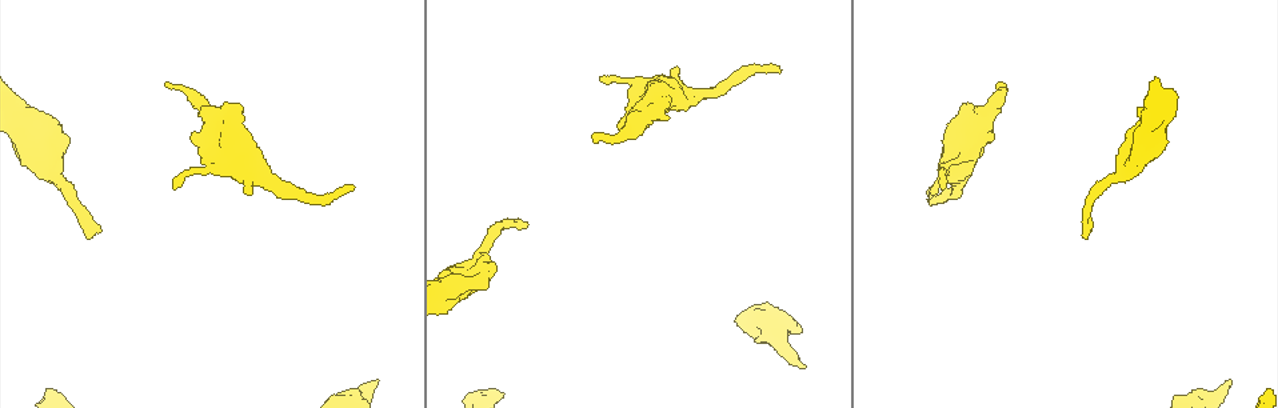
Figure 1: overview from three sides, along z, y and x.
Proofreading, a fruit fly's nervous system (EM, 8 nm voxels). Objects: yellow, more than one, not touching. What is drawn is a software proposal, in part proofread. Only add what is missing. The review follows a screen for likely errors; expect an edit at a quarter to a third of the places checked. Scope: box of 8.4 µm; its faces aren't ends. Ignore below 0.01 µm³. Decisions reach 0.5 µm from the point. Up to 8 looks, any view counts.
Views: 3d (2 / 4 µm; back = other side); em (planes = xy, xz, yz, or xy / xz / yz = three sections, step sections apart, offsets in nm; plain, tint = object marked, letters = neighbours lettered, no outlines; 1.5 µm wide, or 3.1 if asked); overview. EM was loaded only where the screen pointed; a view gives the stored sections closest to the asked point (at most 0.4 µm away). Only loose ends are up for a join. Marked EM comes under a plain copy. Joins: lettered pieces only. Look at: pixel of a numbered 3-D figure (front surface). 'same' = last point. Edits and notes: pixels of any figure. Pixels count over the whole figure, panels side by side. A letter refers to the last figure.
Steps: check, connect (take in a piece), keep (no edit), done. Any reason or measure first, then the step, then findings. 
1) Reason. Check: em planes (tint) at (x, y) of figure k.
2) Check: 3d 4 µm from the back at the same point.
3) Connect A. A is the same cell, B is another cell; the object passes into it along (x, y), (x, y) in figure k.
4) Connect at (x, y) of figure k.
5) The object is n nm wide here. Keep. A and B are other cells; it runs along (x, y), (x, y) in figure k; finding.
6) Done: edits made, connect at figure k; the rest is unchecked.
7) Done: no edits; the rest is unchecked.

Branch stops here. Check: 3d 2 µm at (527, 222) of figure 1.

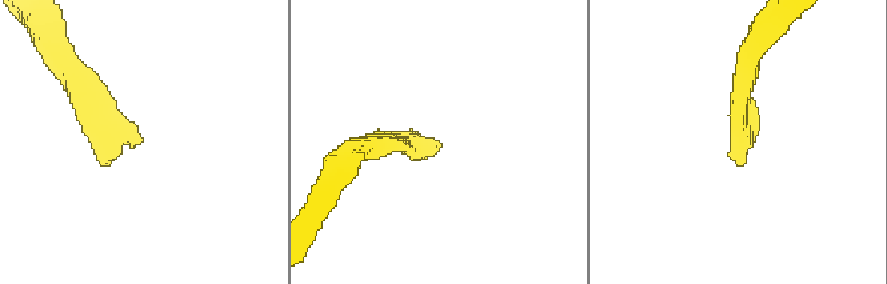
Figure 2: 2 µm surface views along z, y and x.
Check: em planes (letters) at (738, 127) of figure 2.

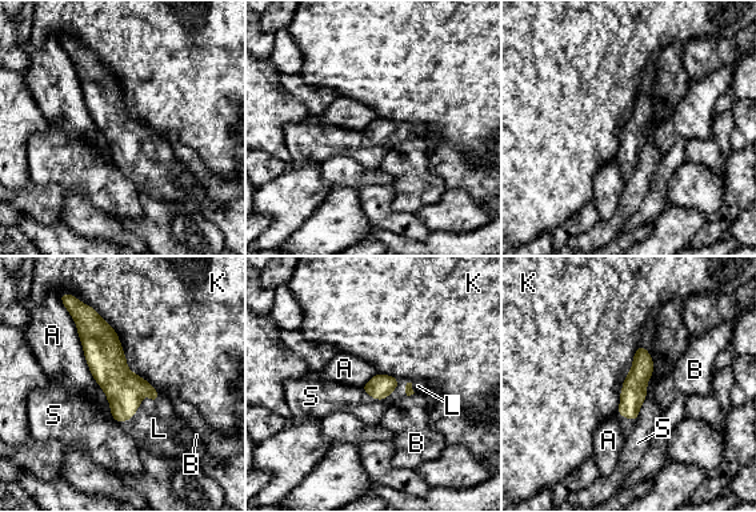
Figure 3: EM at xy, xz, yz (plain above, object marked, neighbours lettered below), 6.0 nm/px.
The longest contact is with K, 800 nm. Connect L. L is the same cell, A, B, K and S are other cells; the cell continues.

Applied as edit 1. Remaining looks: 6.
Check: overview.

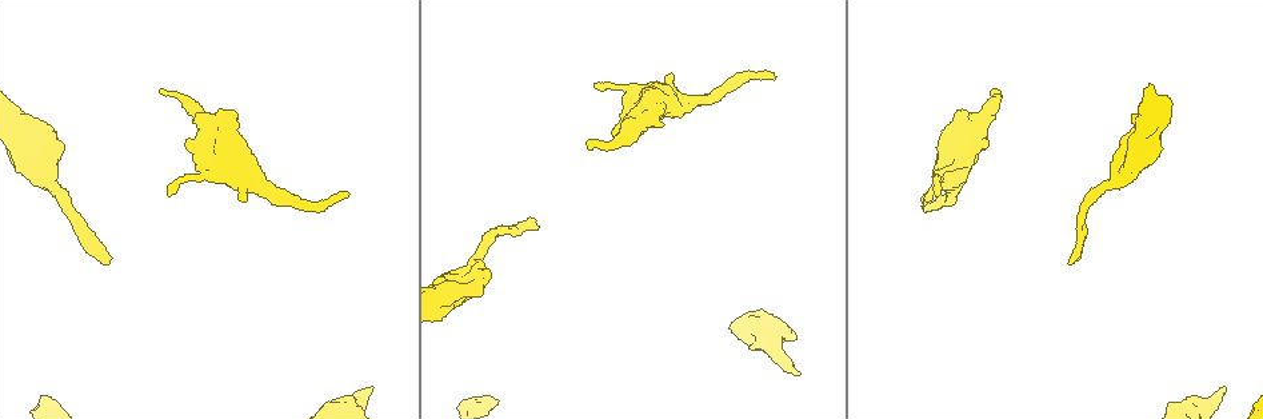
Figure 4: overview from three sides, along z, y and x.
Long arm stops here. Check: em planes (letters) at (1226, 387) of figure 4.

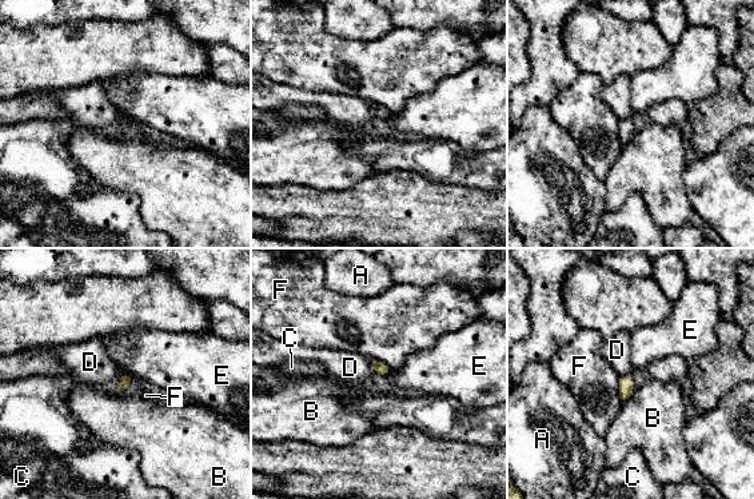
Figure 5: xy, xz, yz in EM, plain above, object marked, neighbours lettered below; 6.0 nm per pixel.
The longest contact is with F, 170 nm. Keep. A, B, C, D, E and F are other cells; a border runs along (370, 358), (375, 372) in figure 5; no lettered piece goes on from it.

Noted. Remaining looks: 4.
Tapers out. Check: em planes (letters) at (774, 80) of figure 4.

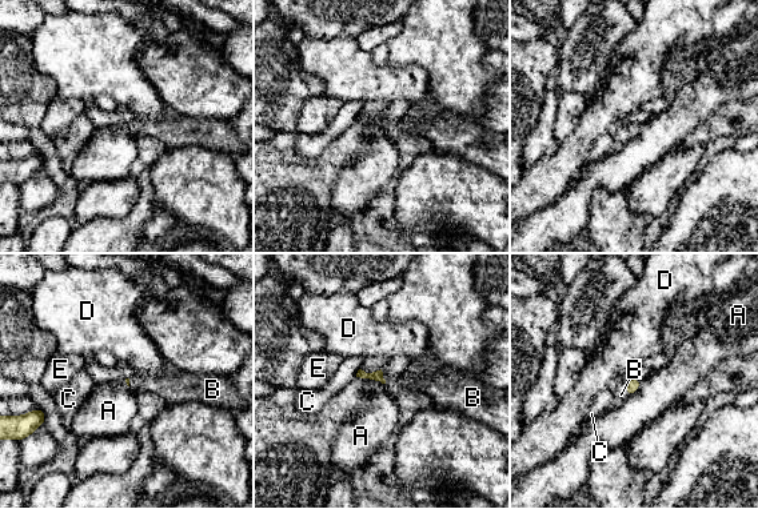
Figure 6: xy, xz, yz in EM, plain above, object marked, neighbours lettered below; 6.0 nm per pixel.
The longest contact is with A, 140 nm. Connect B. B is the same cell, A, C, D and E are other cells; the object passes into it along (630, 385), (626, 389), (621, 395) in figure 6; the cell continues.

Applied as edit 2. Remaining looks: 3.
Done: edits made, connect at figure 3, connect at figure 6; the rest is unchecked.

